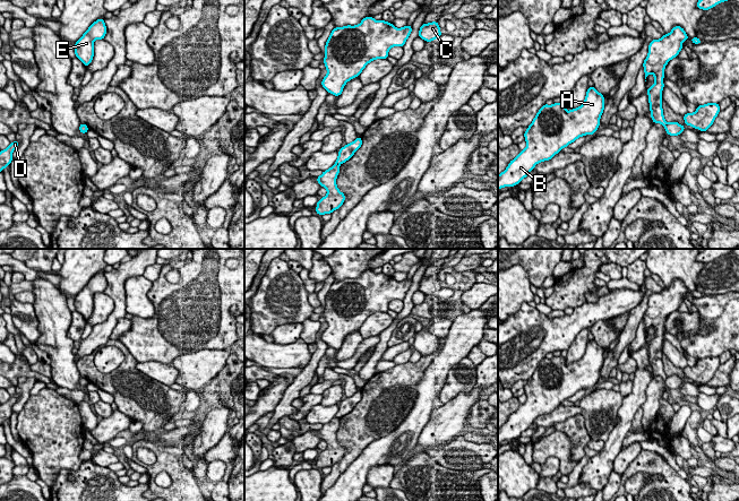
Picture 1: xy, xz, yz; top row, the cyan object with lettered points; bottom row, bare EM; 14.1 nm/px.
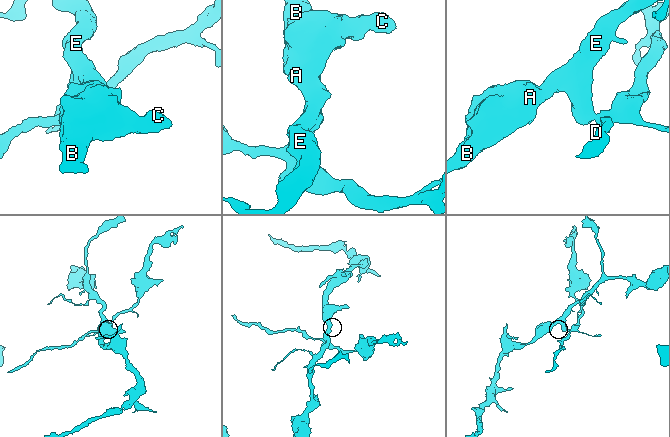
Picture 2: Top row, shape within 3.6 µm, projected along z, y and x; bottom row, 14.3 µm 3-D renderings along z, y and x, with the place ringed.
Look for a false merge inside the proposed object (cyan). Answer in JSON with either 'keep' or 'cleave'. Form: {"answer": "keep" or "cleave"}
{"answer": "cleave"}

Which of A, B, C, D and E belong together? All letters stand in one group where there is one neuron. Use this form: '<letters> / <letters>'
A B C E / D

